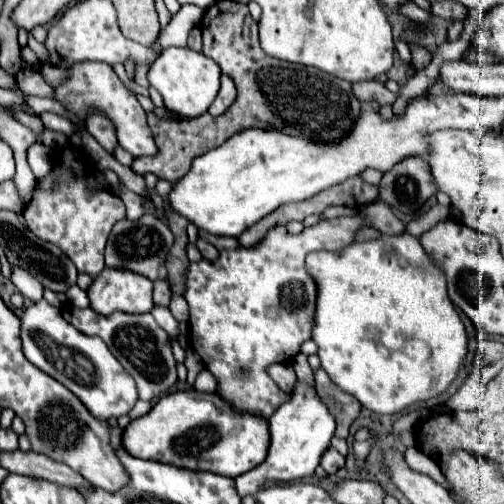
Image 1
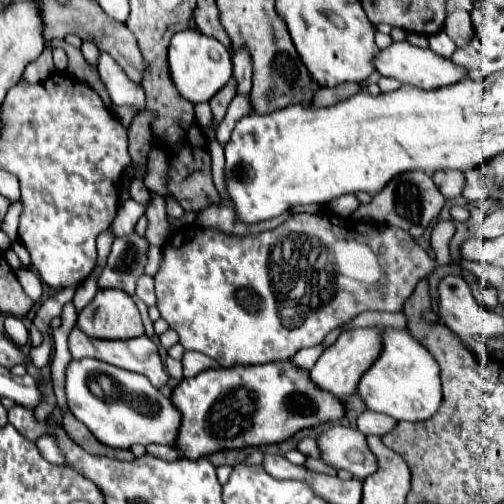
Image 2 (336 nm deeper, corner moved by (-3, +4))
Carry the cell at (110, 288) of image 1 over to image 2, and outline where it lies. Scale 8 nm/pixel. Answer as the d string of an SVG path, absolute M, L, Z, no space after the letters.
M98 290L94 300L78 314L76 326L100 340L128 340L144 334L140 312L122 290Z

